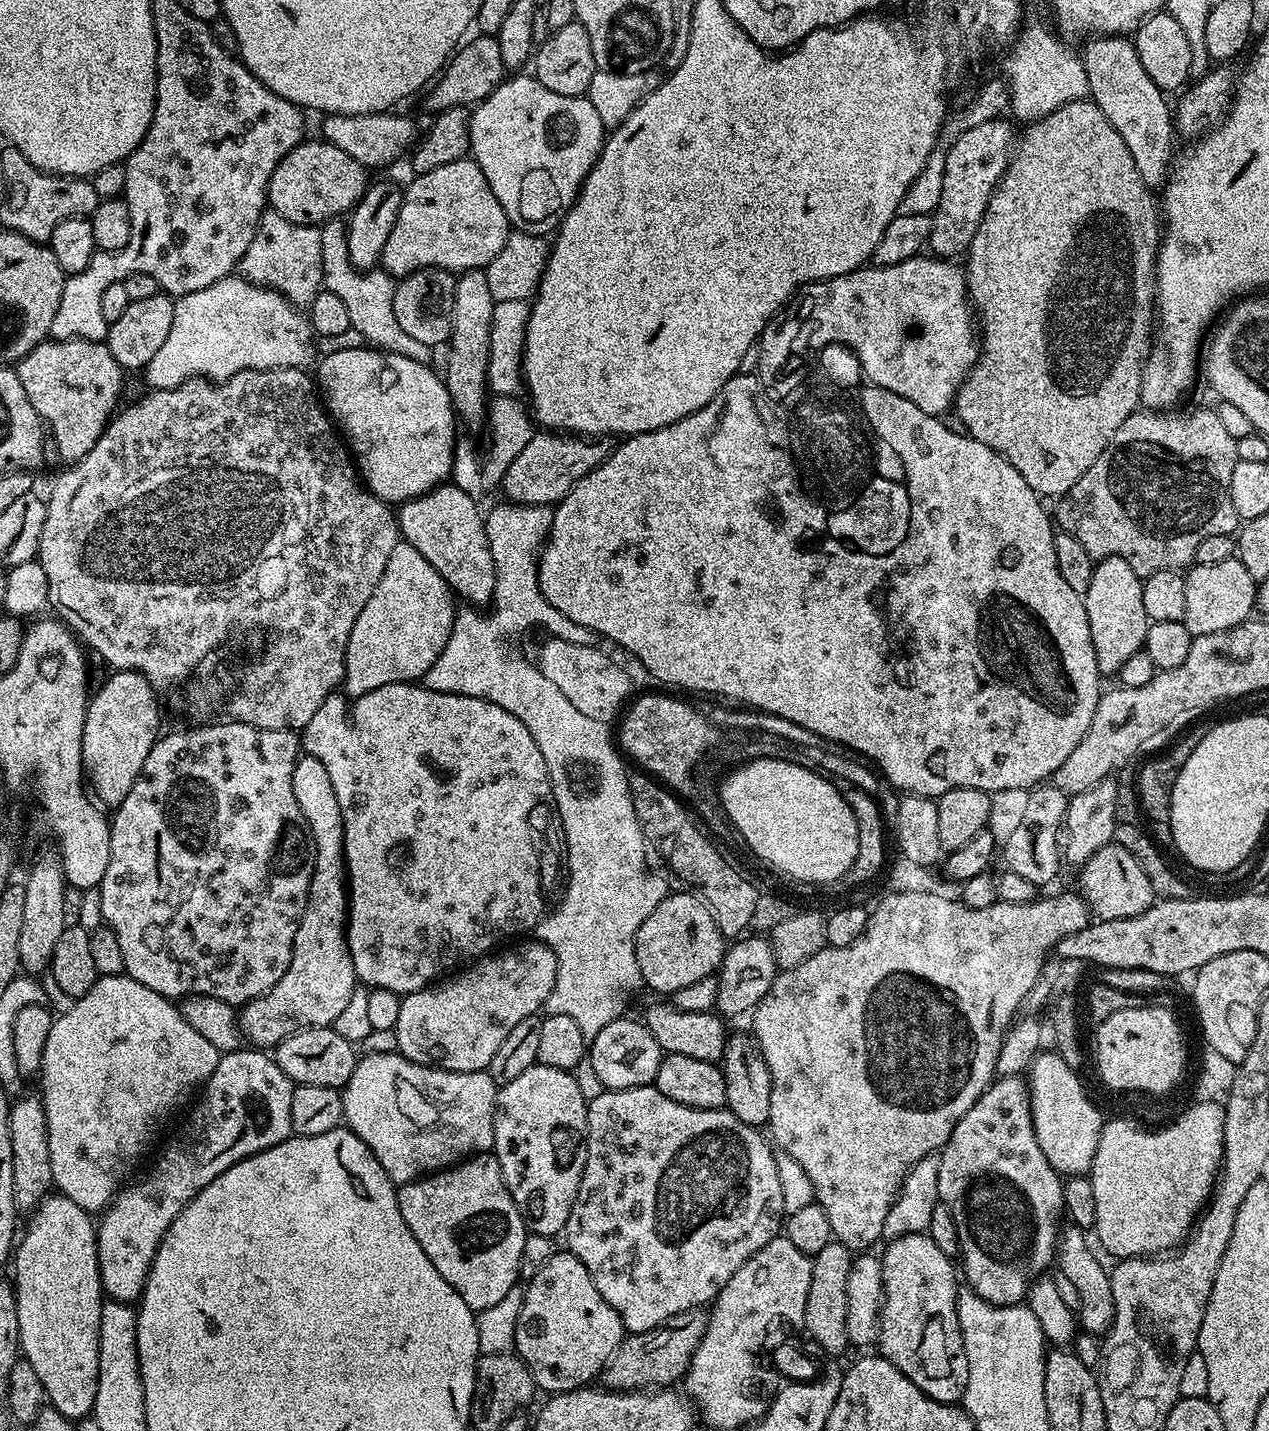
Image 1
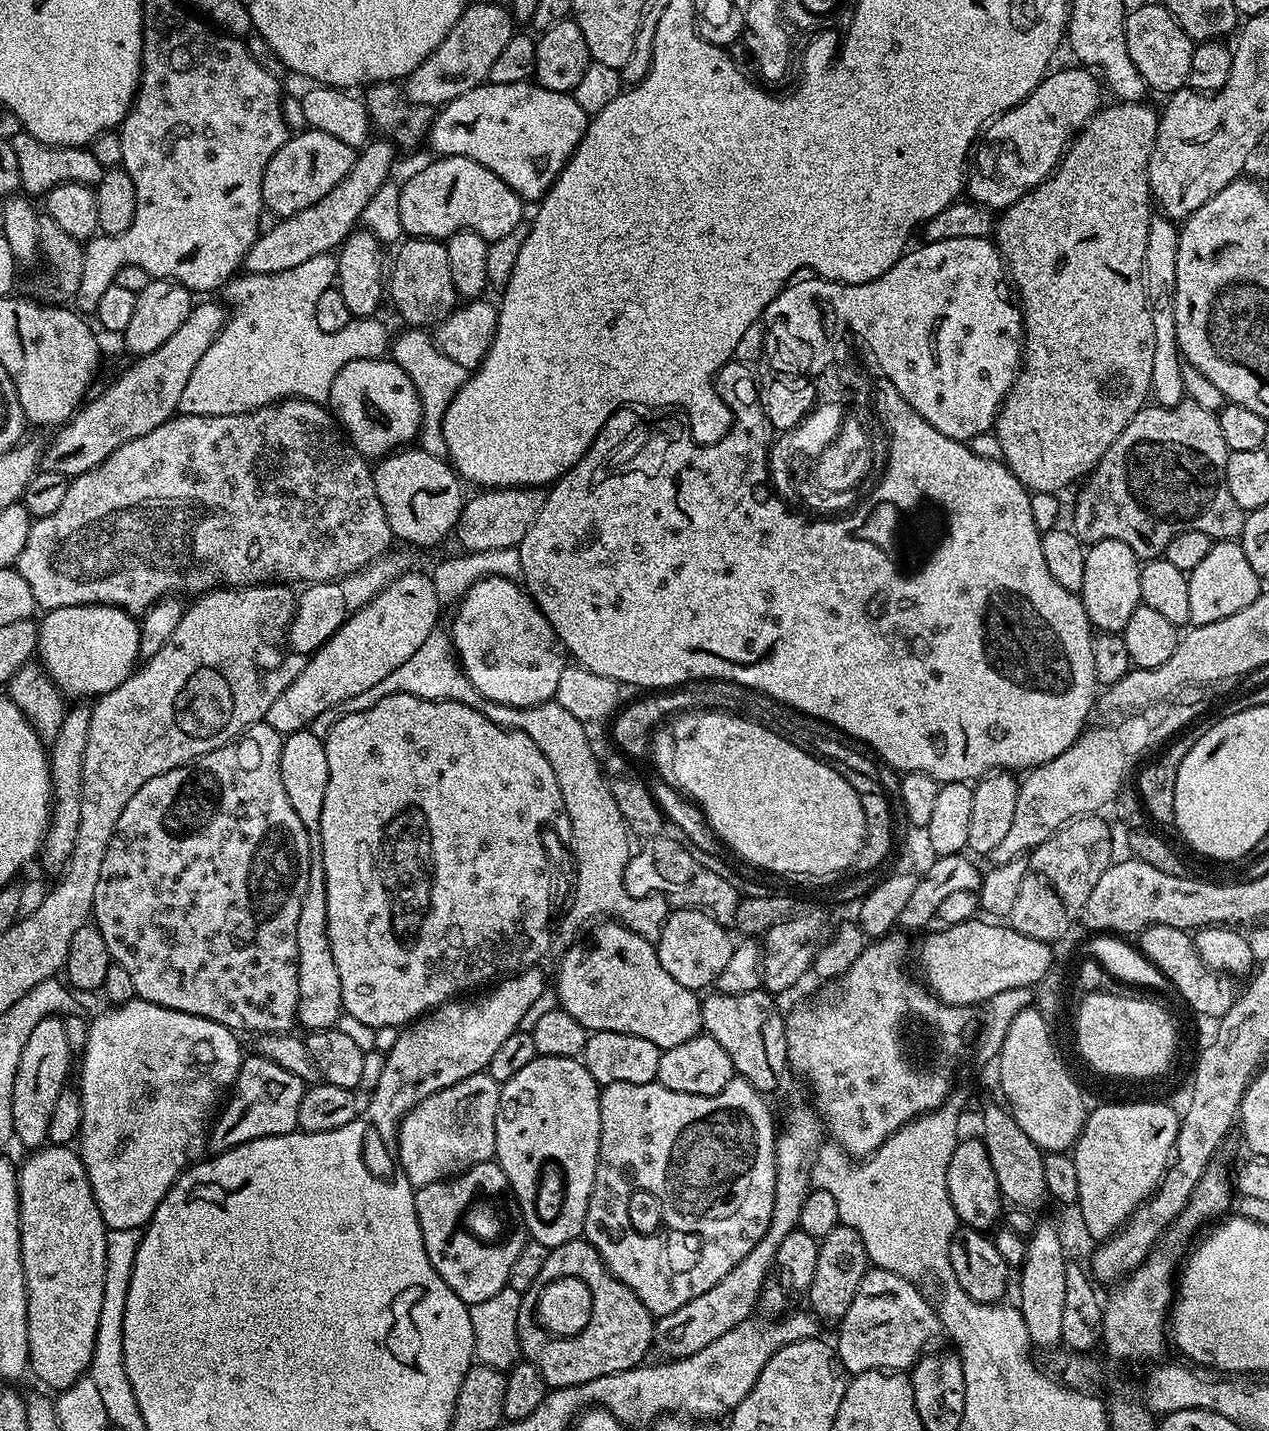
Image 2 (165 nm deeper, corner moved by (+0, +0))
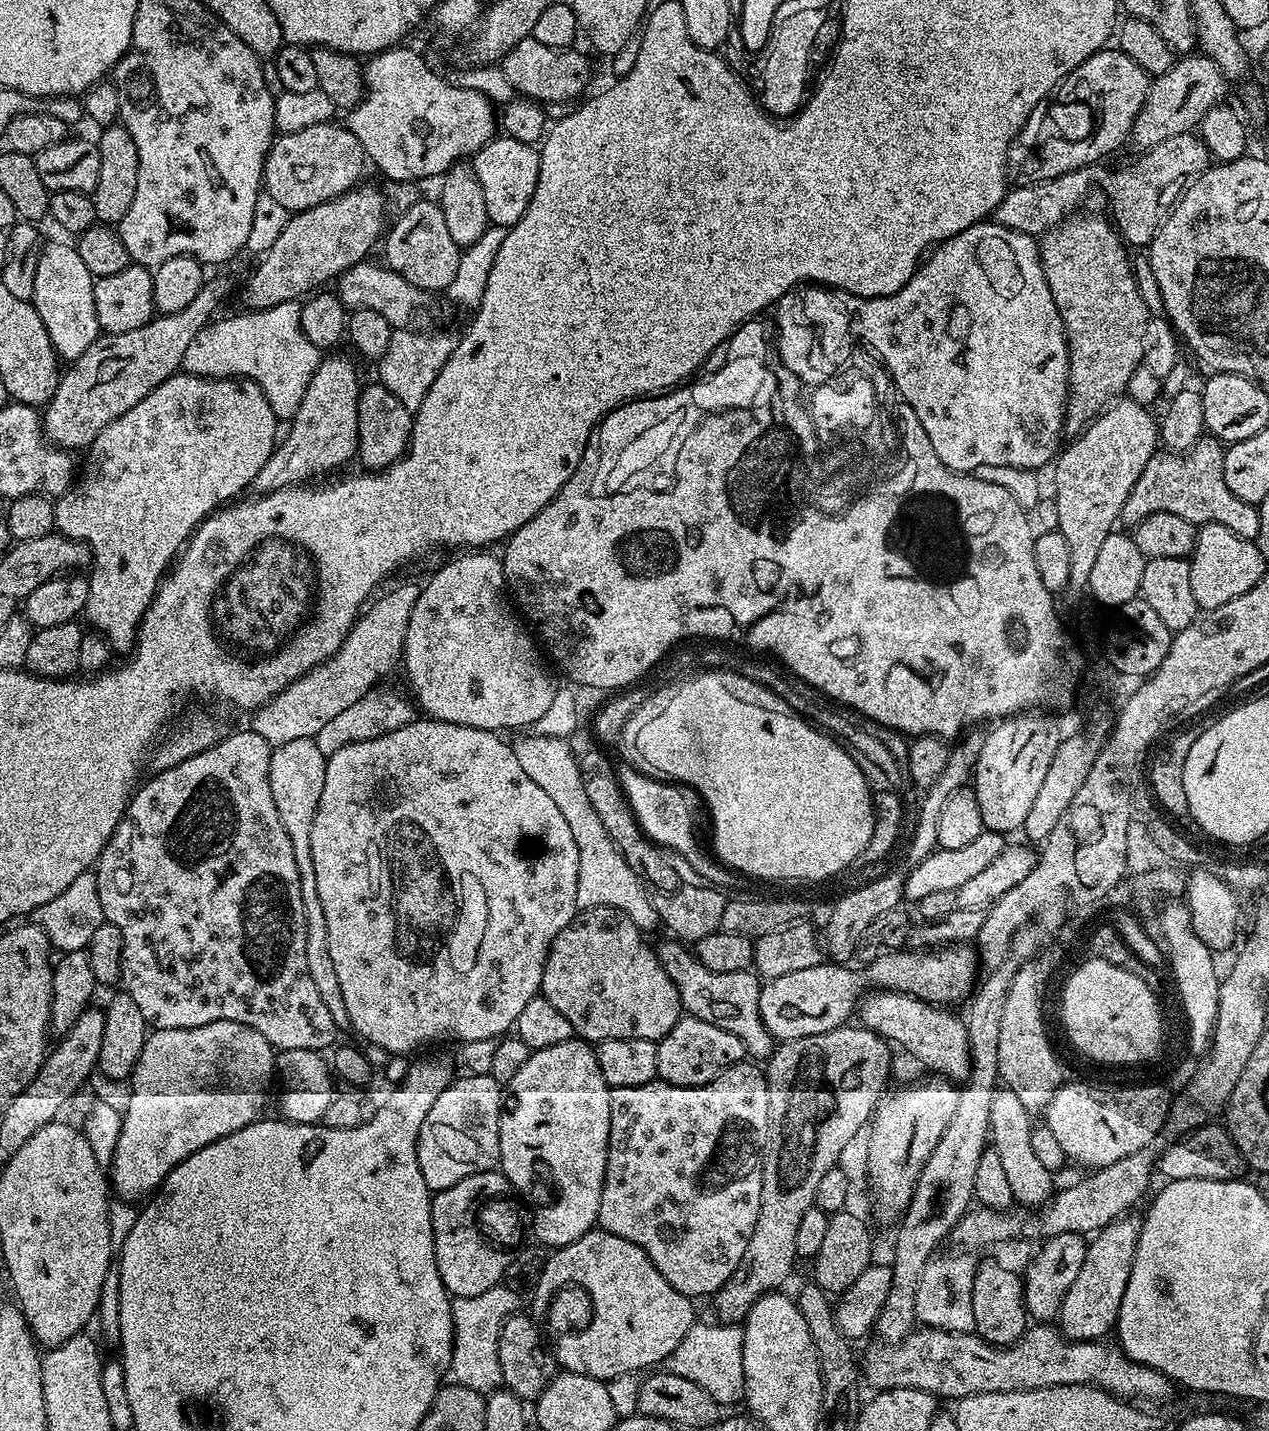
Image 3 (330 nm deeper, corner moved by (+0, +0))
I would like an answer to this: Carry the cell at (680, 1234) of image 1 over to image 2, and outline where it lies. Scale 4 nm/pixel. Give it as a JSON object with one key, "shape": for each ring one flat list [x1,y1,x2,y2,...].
{"shape":[[733,1078,722,1091,713,1096,698,1094,678,1094,678,1090,666,1090,666,1086,657,1084,635,1084,634,1082,614,1082,605,1084,600,1090,600,1113,602,1114,602,1134,596,1159,594,1174,594,1190,590,1194,590,1206,584,1223,583,1239,590,1241,594,1250,602,1258,602,1262,652,1312,659,1318,686,1306,698,1294,706,1294,710,1286,722,1282,754,1246,766,1234,766,1226,770,1226,770,1214,774,1214,774,1186,776,1185,776,1137,777,1125,772,1125,772,1112,768,1109,765,1097,750,1082]]}

